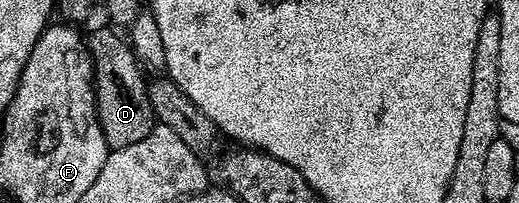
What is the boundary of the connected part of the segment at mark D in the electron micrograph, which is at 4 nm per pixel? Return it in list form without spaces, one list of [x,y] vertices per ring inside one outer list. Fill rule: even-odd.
[[[104,26],[87,35],[89,56],[93,58],[93,86],[97,88],[97,116],[109,148],[127,149],[127,145],[143,141],[155,126],[149,84],[130,44],[121,40],[112,26]]]

